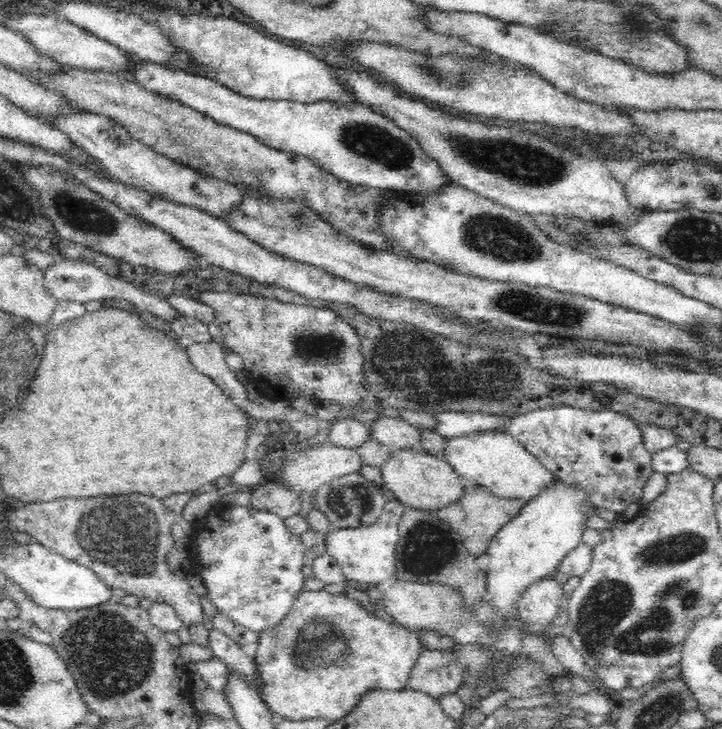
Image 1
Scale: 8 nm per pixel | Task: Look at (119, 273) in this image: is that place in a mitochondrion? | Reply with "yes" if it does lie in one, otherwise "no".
no

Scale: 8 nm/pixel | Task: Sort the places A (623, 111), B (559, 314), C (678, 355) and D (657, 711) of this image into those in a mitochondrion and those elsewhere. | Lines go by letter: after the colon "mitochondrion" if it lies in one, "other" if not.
A: other
B: mitochondrion
C: other
D: mitochondrion

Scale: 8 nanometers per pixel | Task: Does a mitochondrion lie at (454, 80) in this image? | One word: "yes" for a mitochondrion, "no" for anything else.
yes

